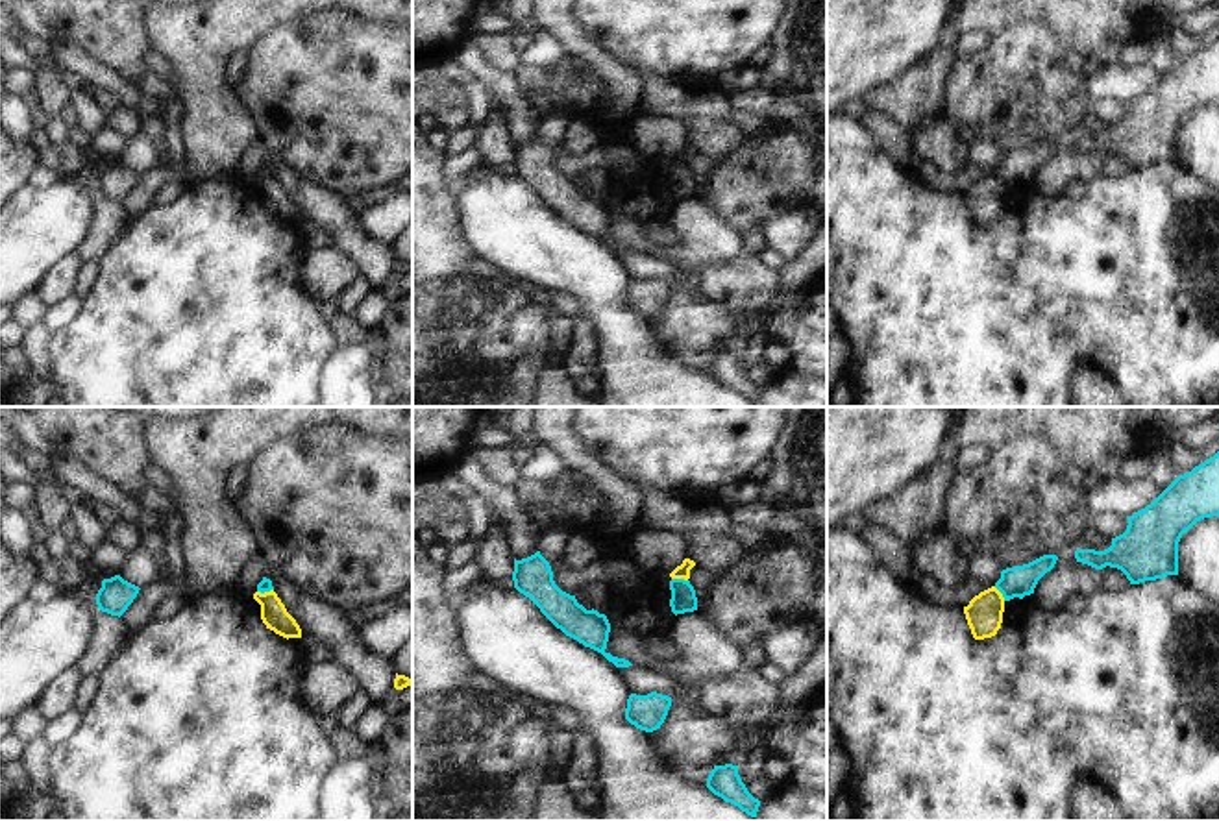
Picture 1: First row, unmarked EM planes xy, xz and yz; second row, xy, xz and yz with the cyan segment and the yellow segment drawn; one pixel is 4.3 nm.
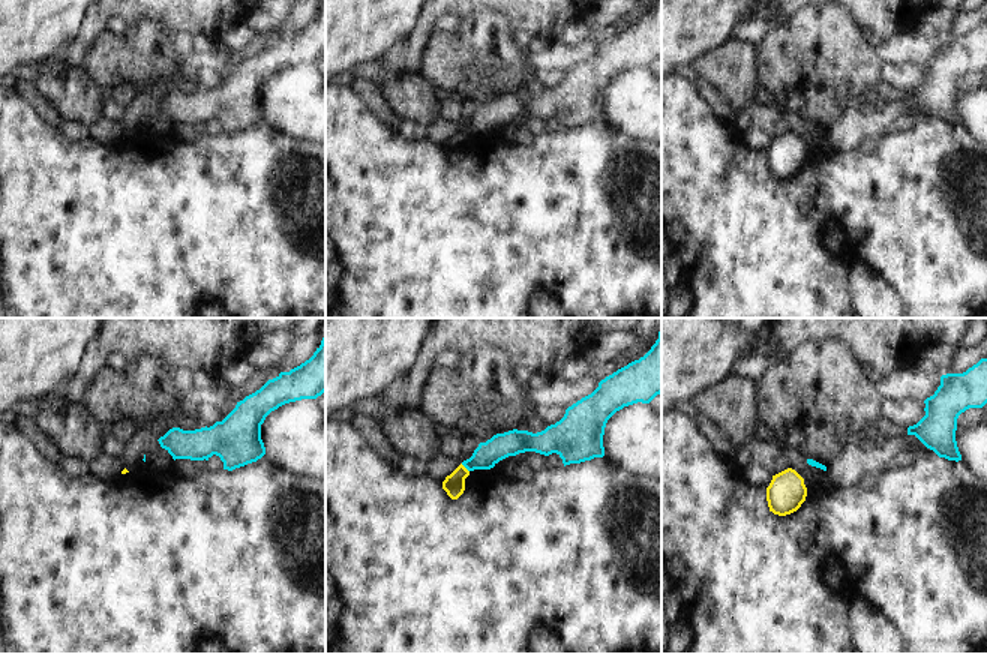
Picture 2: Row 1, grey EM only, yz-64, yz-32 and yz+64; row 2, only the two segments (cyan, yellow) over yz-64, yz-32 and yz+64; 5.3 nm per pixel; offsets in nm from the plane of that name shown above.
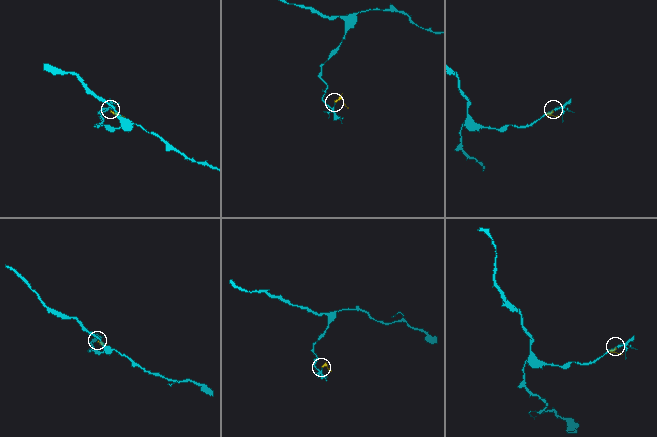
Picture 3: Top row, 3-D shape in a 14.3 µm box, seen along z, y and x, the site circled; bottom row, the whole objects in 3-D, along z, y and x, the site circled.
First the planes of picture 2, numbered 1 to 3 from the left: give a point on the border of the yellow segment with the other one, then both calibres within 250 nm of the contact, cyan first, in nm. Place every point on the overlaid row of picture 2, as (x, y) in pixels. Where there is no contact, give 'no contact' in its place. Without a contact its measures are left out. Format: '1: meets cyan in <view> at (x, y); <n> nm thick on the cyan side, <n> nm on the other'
1: no contact
2: meets cyan in yz-32 at (465, 467); 140 nm thick on the cyan side, 110 nm on the other
3: no contact

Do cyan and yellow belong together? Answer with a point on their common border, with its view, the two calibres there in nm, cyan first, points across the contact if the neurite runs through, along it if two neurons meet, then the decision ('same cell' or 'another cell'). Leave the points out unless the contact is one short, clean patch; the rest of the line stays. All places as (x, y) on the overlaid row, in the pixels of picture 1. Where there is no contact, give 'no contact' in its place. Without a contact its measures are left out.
xz (679, 579) | 110/60 nm | along xz (672, 577), (687, 581) | another cell

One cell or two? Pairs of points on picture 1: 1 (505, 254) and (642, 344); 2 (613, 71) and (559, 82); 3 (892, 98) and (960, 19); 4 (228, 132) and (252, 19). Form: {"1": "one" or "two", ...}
{"1": "one", "2": "two", "3": "one", "4": "one"}

